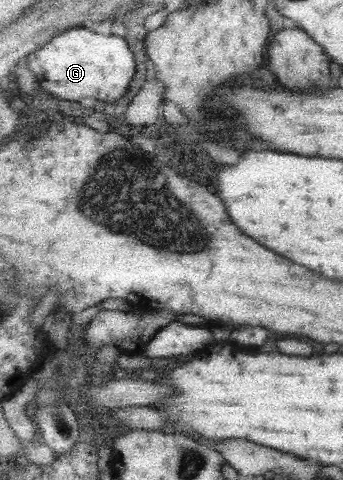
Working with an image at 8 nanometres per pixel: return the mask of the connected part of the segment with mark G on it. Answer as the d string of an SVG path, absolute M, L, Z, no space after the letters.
M83 26L70 28L55 36L40 50L26 56L25 63L36 73L41 88L59 99L84 104L86 100L110 102L110 106L128 94L136 74L134 52L121 32L112 36L92 32Z

